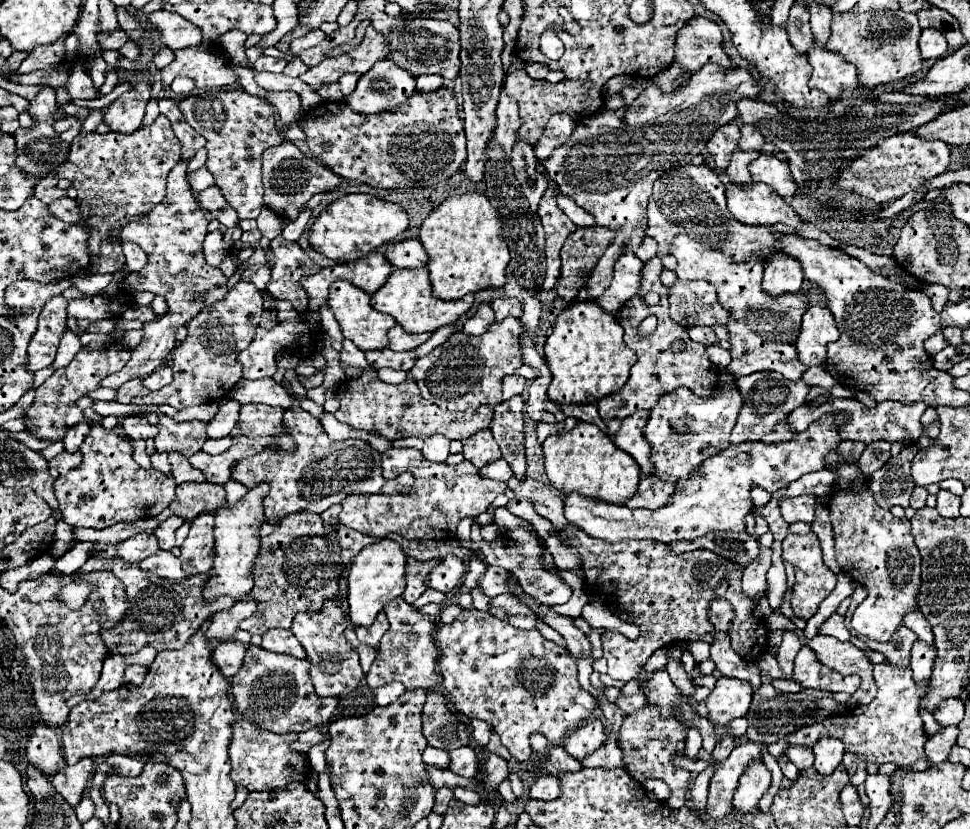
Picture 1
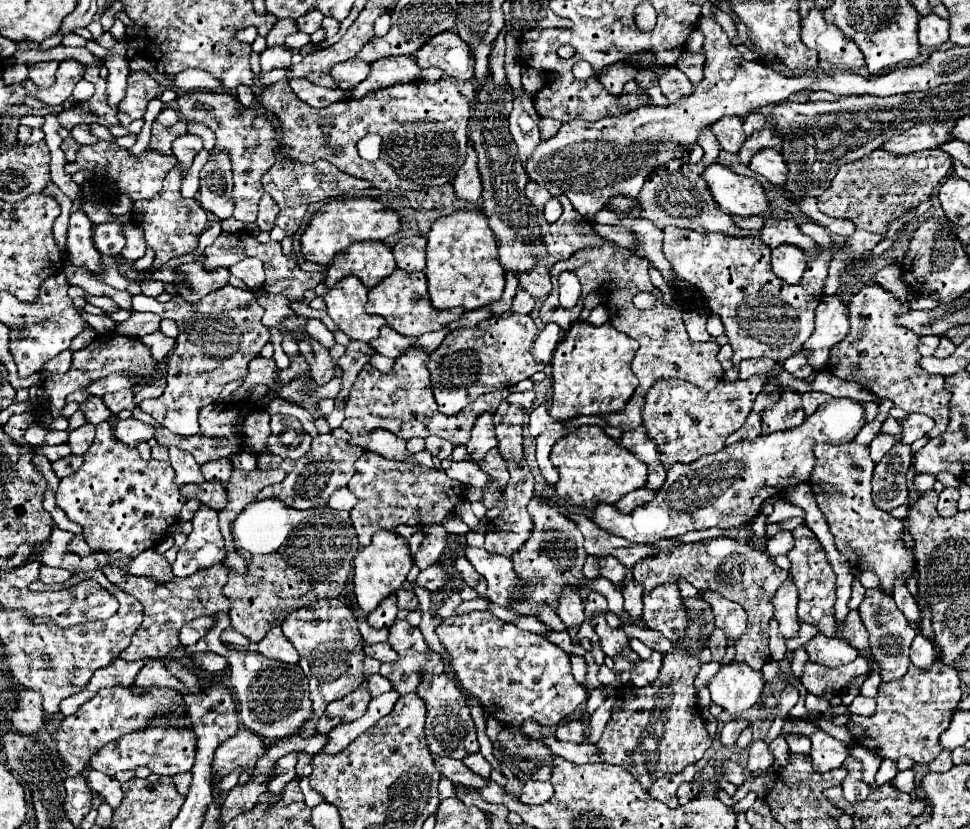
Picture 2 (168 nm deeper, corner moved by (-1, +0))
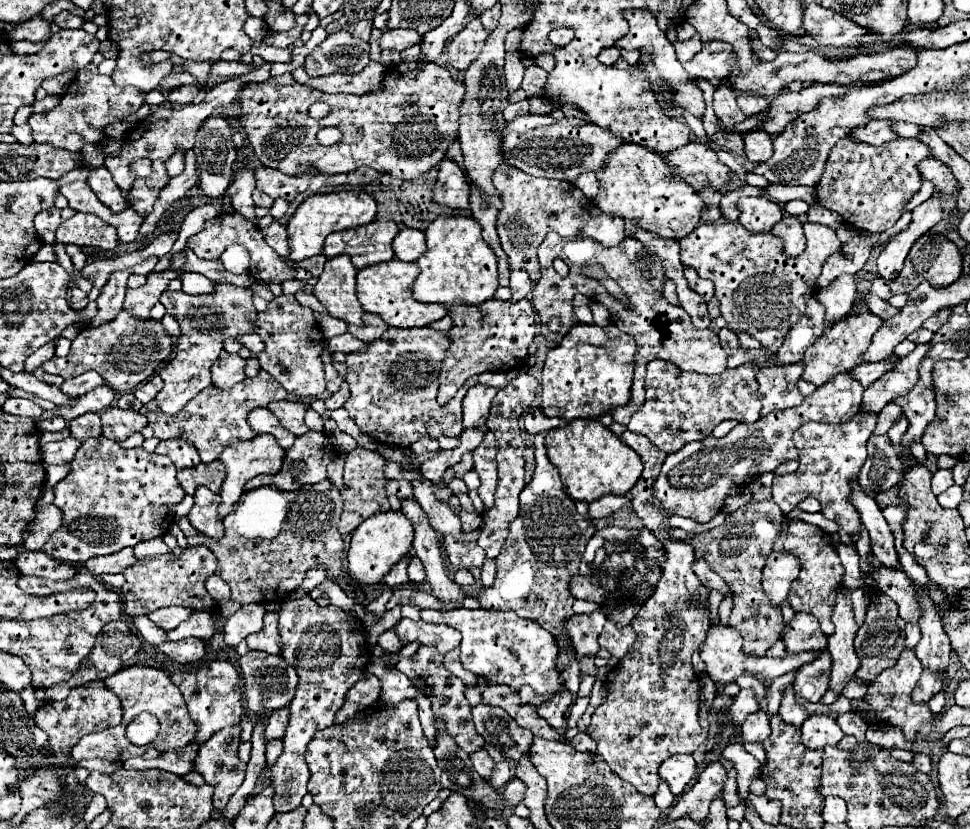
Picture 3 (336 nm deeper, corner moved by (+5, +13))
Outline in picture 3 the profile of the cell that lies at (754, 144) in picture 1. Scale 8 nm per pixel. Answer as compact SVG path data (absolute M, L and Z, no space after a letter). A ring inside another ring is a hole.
M738 94L738 106L742 108L742 112L746 116L752 116L752 114L766 110L768 100L764 96L756 96L756 94Z

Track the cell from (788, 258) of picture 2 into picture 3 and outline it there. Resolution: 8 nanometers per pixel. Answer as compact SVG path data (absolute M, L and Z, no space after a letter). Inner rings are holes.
M784 216L774 228L772 232L782 238L786 242L786 254L788 256L796 256L804 250L806 246L806 238L804 238L804 230L802 230L802 222L796 216Z

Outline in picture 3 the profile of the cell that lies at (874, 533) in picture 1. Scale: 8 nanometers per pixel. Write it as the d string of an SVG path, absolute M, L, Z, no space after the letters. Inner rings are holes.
M860 410L848 422L828 424L828 422L806 422L794 434L794 444L798 448L798 470L788 476L776 476L772 484L772 494L776 504L784 514L792 512L800 500L814 496L822 504L822 514L834 520L848 534L860 530L860 516L856 508L848 502L850 480L860 472L866 458L866 442L874 432L878 414Z

